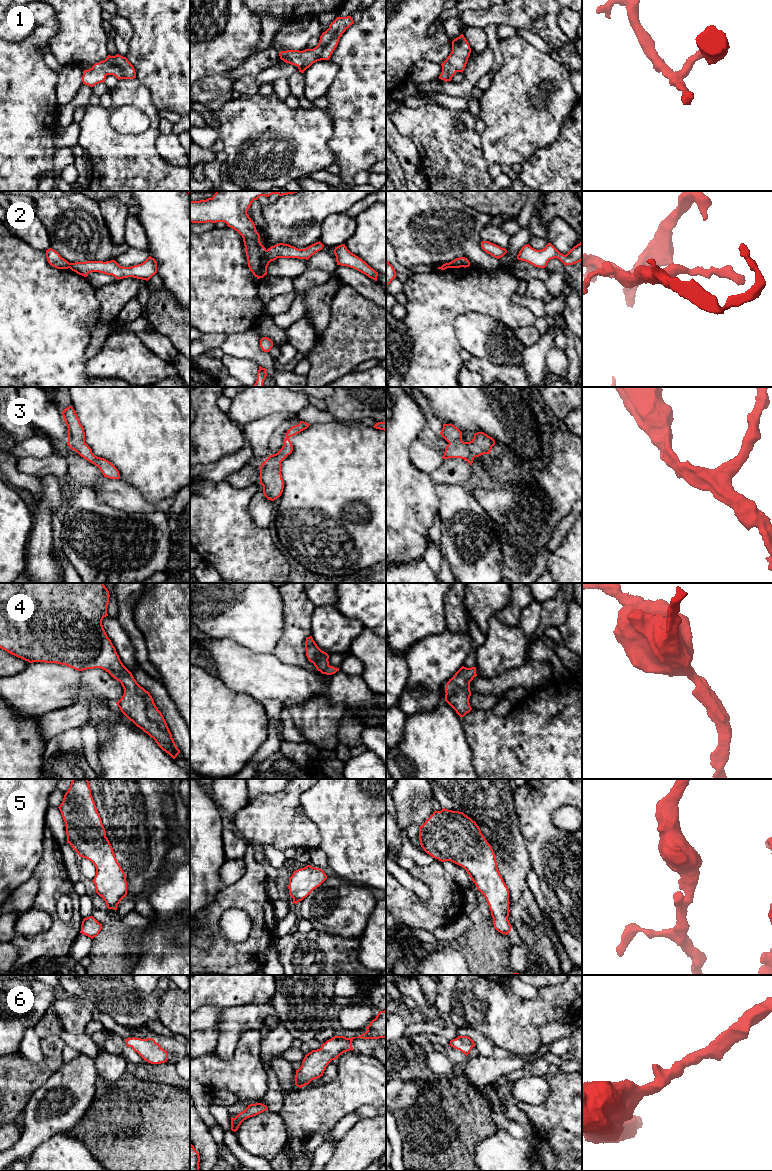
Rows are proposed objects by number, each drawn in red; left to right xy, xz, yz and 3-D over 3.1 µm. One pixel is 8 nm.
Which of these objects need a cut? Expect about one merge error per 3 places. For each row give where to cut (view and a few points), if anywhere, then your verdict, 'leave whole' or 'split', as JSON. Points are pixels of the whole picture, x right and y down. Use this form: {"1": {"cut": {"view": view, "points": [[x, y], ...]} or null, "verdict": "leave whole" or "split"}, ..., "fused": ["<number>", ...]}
{"1": {"cut": null, "verdict": "leave whole"}, "2": {"cut": {"view": "xz", "points": [[265, 250], [265, 255], [270, 261]]}, "verdict": "split"}, "3": {"cut": null, "verdict": "leave whole"}, "4": {"cut": null, "verdict": "leave whole"}, "5": {"cut": null, "verdict": "leave whole"}, "6": {"cut": null, "verdict": "leave whole"}, "fused": ["2"]}

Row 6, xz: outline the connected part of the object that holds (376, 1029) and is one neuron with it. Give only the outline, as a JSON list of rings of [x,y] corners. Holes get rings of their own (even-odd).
[[[386,1010],[378,1012],[375,1019],[366,1027],[367,1031],[358,1037],[346,1038],[334,1036],[322,1044],[317,1050],[305,1055],[301,1067],[296,1070],[295,1085],[299,1088],[308,1085],[312,1080],[320,1078],[332,1060],[336,1060],[344,1052],[354,1050],[352,1041],[361,1039],[386,1039]]]

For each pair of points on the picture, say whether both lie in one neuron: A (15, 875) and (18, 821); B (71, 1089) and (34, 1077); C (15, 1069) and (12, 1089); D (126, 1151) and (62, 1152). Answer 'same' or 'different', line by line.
A: same
B: different
C: same
D: different

